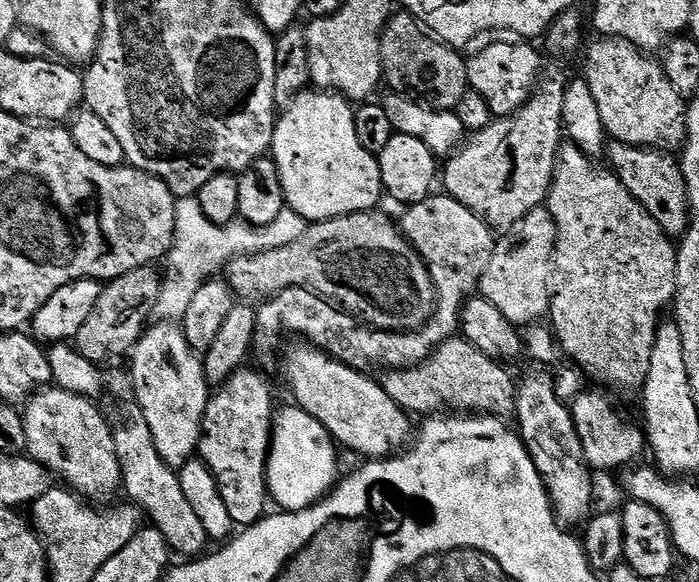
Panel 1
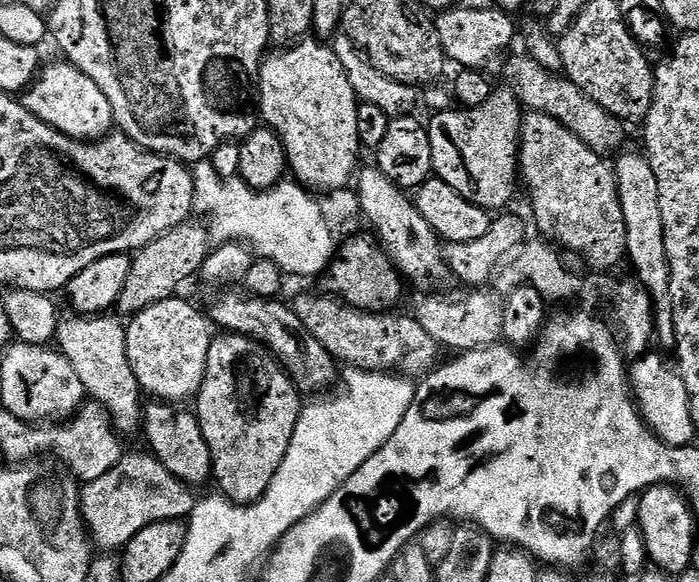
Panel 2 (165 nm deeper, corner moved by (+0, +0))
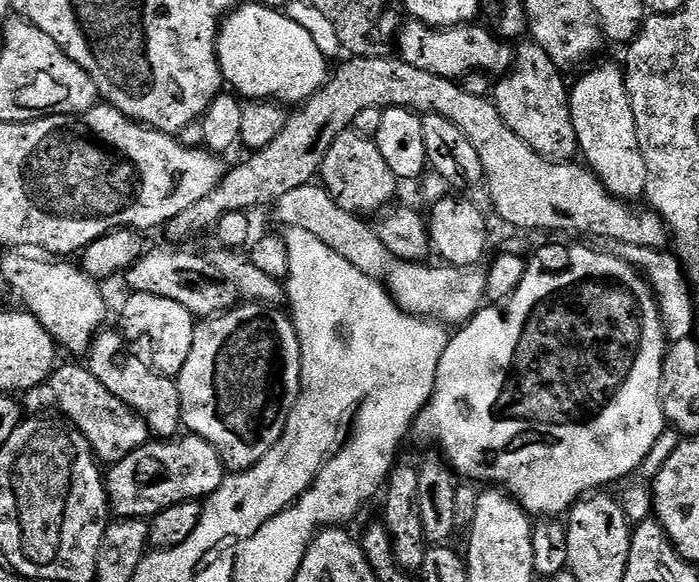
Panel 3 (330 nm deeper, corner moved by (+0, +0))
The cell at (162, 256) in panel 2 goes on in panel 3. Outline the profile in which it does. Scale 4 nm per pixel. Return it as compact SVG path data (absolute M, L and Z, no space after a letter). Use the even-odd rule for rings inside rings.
M391 55L357 56L346 60L337 72L335 69L329 75L327 84L318 94L289 115L286 126L282 126L282 134L278 134L270 146L261 152L252 152L249 160L242 161L237 168L229 167L206 198L194 202L194 206L168 221L166 232L176 240L184 240L207 228L208 231L215 229L216 223L231 212L248 212L263 204L275 205L277 200L290 194L290 190L298 190L298 186L306 186L319 177L322 162L330 146L334 146L334 138L349 131L362 110L409 108L417 114L446 118L466 134L470 146L480 155L483 183L488 184L492 208L510 227L521 228L524 232L573 232L576 238L597 236L601 242L617 240L630 246L659 250L669 247L668 225L658 213L619 200L583 163L547 160L530 150L530 146L506 126L488 96L474 98L462 90L459 82L418 70L418 66L410 66L410 62Z

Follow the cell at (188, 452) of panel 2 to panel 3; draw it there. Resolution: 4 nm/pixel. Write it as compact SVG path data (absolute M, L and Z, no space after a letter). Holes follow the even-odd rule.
M101 331L86 360L88 371L148 423L148 431L157 441L175 440L182 432L182 406L175 379L156 371L145 357L137 354L119 331Z

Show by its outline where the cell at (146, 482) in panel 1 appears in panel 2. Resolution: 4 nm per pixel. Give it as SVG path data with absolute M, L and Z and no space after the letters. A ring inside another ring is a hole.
M69 315L69 320L61 319L56 328L55 347L74 366L82 381L85 393L95 403L102 405L112 416L112 424L121 437L129 438L141 431L144 408L140 404L142 389L134 370L130 370L130 358L126 354L126 328L119 319L111 320L111 315L98 316Z

